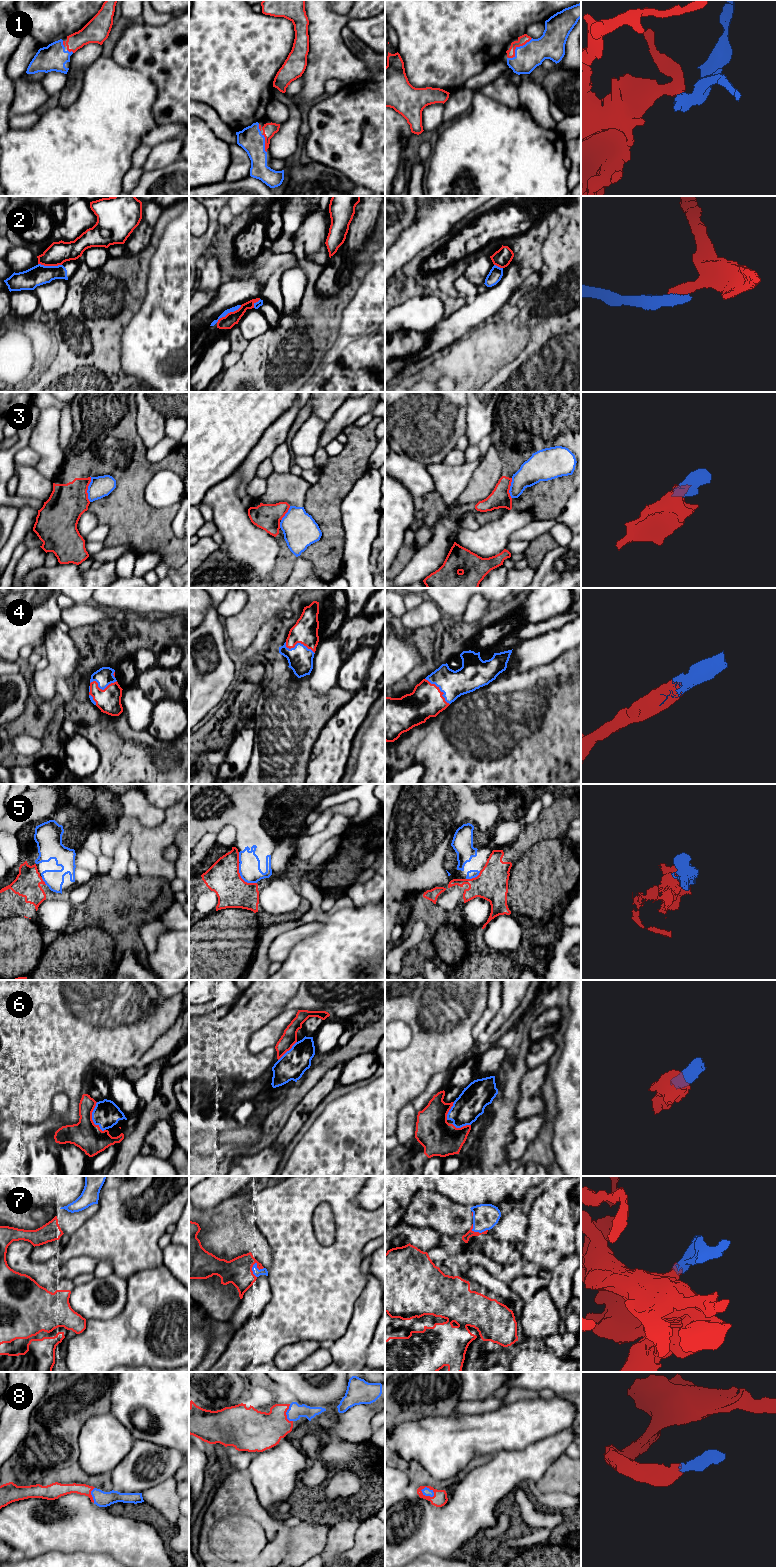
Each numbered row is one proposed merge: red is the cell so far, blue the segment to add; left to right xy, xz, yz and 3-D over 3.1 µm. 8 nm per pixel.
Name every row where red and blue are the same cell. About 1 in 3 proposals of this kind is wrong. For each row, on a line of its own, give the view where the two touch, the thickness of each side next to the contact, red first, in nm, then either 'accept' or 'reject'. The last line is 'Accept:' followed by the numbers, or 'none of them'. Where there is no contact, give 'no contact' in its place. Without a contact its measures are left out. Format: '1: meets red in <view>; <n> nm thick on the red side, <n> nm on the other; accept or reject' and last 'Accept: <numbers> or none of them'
1: meets red in yz; 80 nm thick on the red side, 200 nm on the other; accept
2: meets red in xz; 110 nm thick on the red side, 40 nm on the other; reject
3: meets red in xy; 300 nm thick on the red side, 170 nm on the other; reject
4: meets red in xz; 200 nm thick on the red side, 200 nm on the other; accept
5: meets red in xz; 260 nm thick on the red side, 180 nm on the other; reject
6: meets red in xy; 220 nm thick on the red side, 220 nm on the other; accept
7: meets red in xz; 220 nm thick on the red side, 60 nm on the other; accept
8: meets red in yz; 120 nm thick on the red side, 70 nm on the other; accept
Accept: 1, 4, 6, 7, 8

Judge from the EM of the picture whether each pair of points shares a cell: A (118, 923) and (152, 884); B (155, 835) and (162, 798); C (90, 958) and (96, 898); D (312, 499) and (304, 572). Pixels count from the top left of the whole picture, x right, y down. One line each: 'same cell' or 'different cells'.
A: same cell
B: different cells
C: same cell
D: different cells

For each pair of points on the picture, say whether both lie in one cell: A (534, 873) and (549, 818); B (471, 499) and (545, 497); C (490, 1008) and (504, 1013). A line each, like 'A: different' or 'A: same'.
A: same
B: different
C: different

